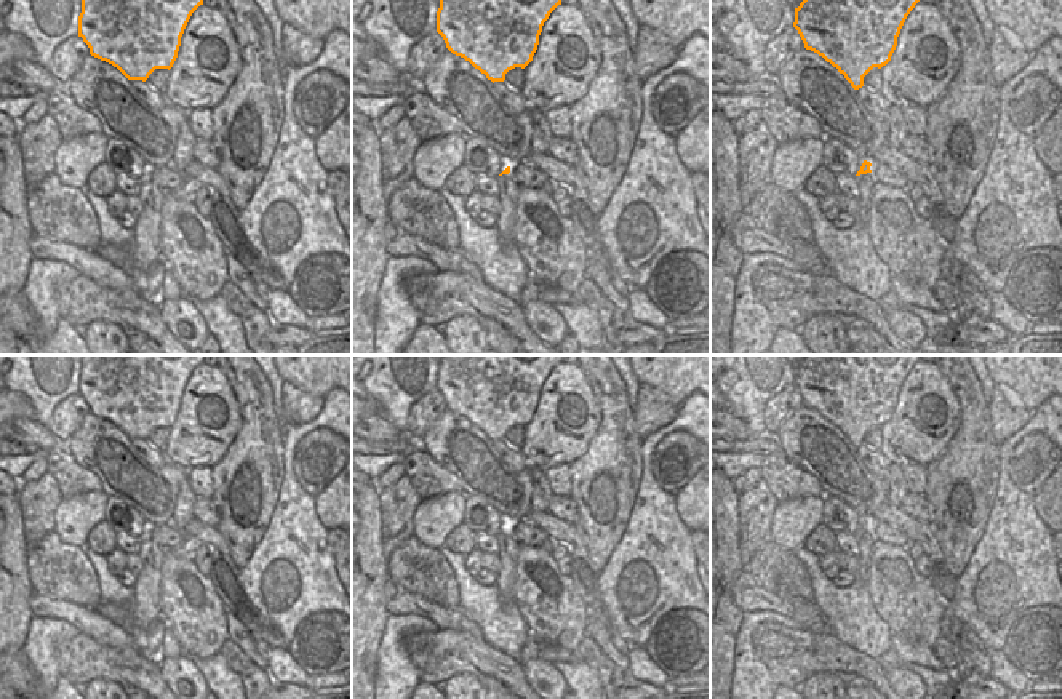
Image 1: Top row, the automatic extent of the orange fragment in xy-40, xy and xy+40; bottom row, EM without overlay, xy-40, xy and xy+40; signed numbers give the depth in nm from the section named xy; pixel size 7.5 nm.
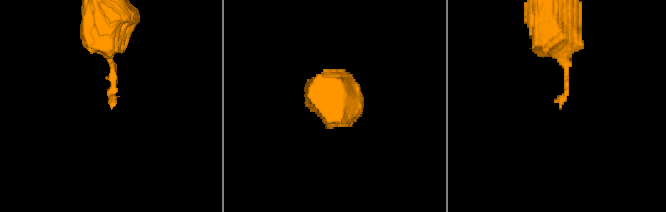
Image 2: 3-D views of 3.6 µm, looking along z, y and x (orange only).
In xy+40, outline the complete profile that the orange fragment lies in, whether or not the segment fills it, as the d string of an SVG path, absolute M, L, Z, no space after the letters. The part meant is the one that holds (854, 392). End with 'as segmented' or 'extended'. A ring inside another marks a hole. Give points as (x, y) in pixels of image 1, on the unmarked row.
M804 355L795 366L793 385L806 408L822 414L859 448L873 425L891 419L900 387L918 360L920 355Z | as segmented

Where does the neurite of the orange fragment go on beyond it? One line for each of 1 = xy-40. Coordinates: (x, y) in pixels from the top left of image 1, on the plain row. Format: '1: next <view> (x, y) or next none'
1: next none

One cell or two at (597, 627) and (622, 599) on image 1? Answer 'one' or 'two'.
two

